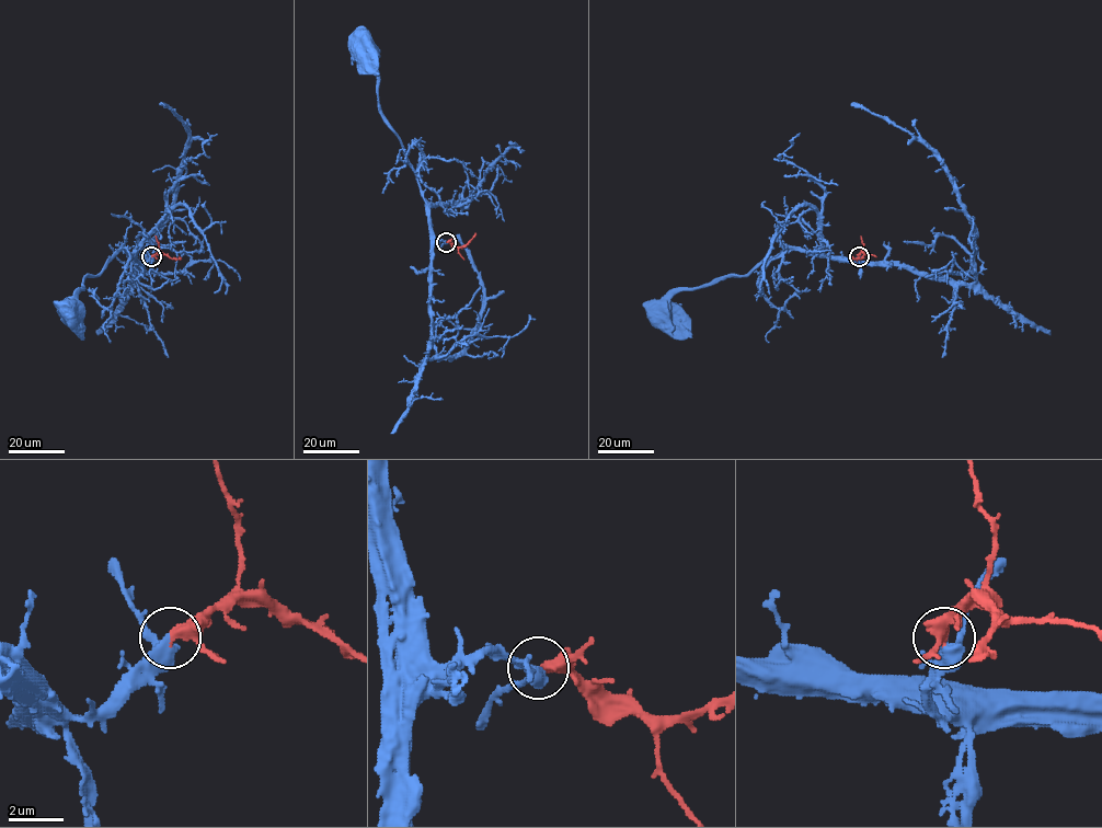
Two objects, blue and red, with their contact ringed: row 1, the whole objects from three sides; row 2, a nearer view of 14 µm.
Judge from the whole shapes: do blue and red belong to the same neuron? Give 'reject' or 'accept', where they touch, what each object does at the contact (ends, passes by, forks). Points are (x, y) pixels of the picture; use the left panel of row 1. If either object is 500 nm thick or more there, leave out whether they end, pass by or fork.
accept; at (151, 256); blue passes by; red passes by

